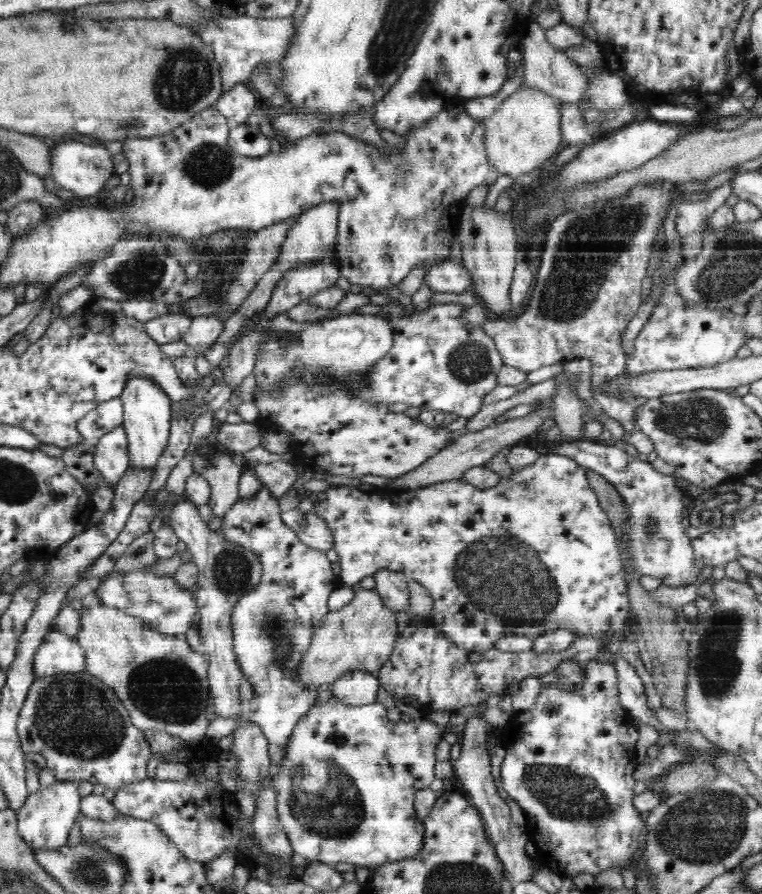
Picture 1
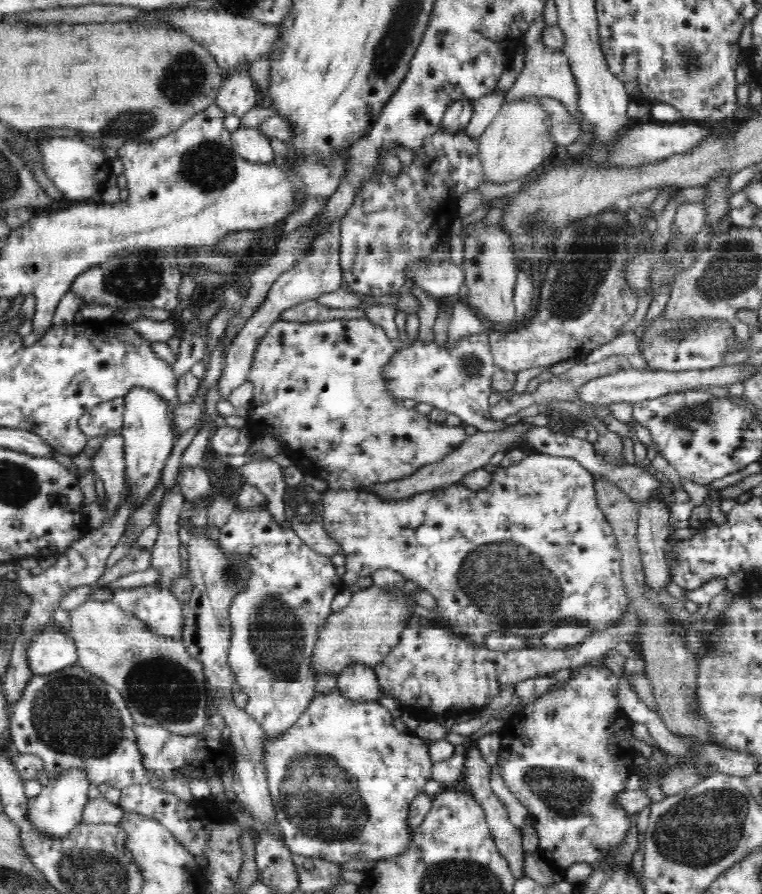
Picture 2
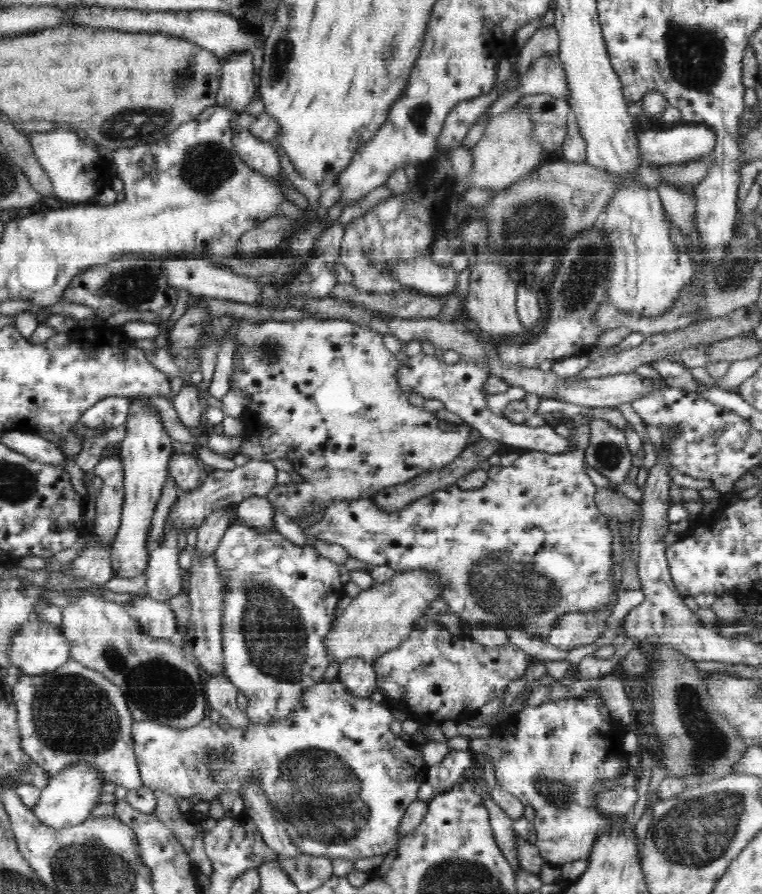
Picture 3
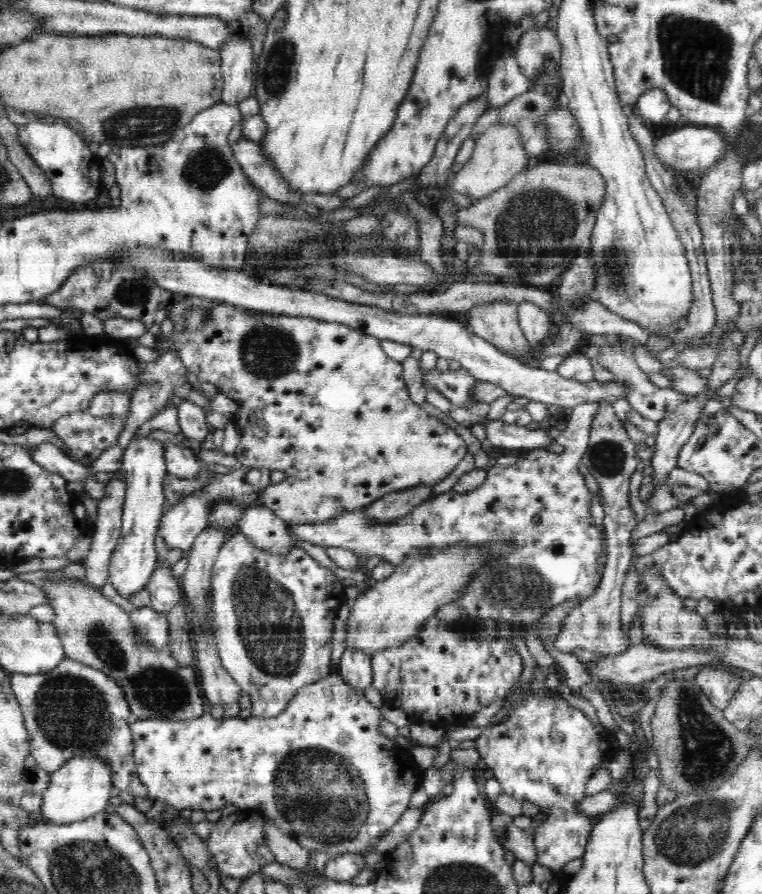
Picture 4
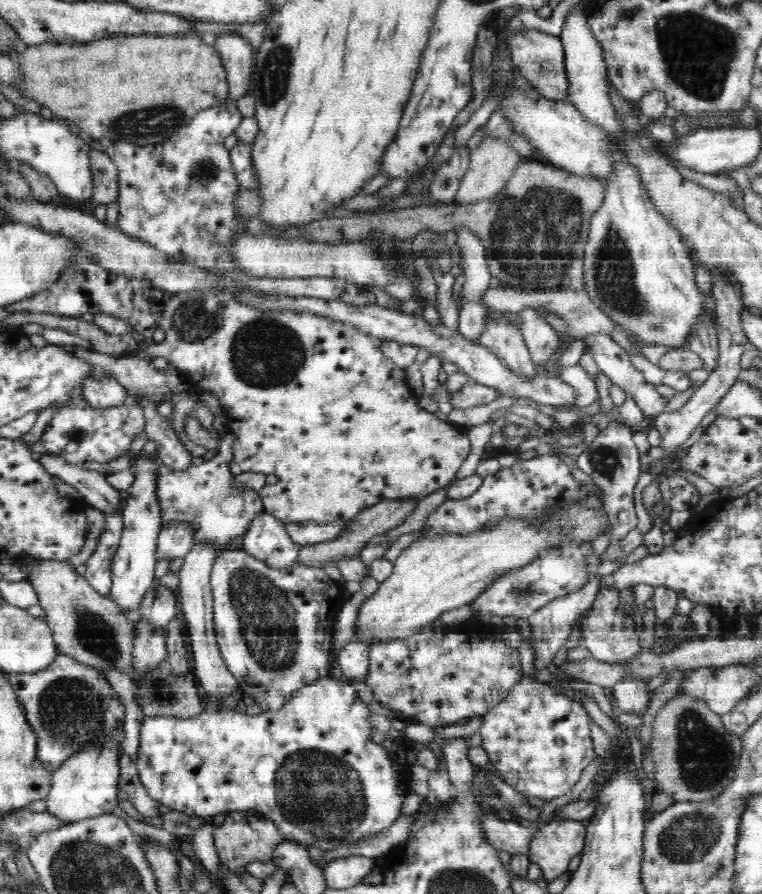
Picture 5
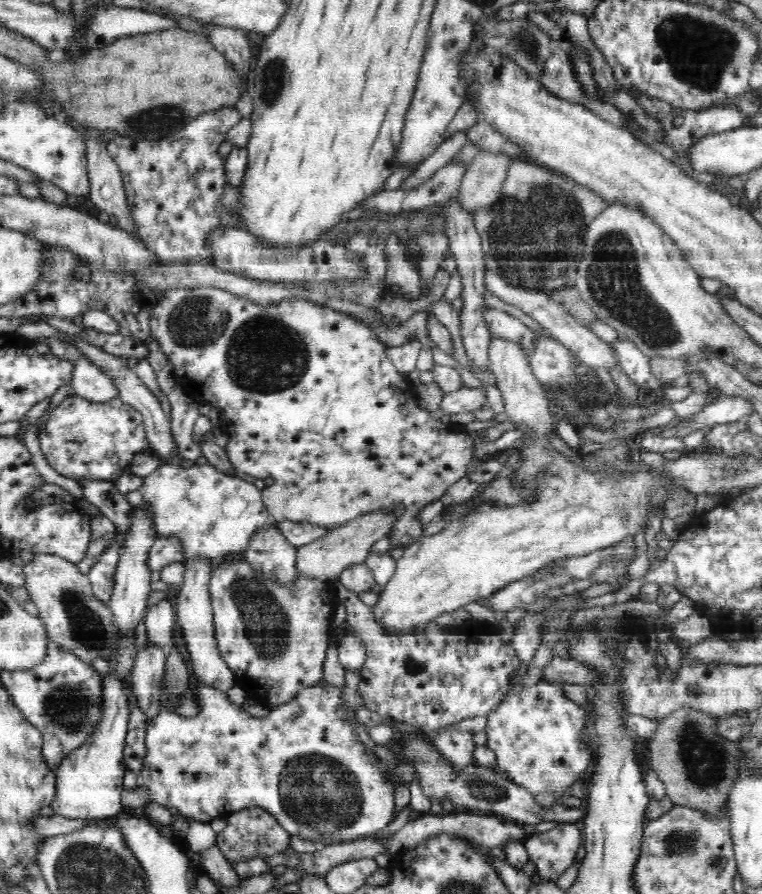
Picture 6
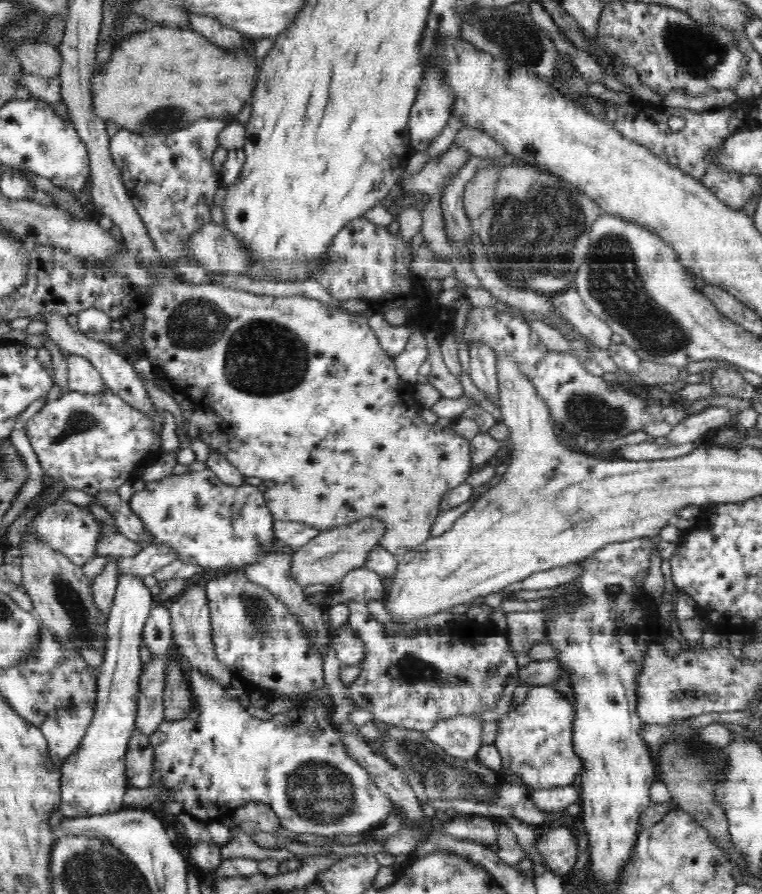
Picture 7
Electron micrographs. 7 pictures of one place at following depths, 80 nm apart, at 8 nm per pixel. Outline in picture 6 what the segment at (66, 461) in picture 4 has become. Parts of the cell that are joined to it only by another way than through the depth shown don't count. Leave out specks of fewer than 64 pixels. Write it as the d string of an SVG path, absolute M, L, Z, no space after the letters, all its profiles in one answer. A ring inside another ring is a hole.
M90 481L81 485L83 499L98 507L99 512L109 518L120 534L127 533L131 525L132 504L128 502L116 486L106 482Z

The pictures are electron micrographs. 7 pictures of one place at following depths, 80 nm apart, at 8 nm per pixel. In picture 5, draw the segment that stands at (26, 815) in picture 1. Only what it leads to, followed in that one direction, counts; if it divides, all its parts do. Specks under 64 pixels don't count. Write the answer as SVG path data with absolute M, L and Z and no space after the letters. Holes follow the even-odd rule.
M115 736L108 738L106 743L96 750L83 751L66 758L60 768L52 773L53 785L50 787L49 796L46 797L48 808L45 812L64 823L96 818L102 814L112 814L119 804L116 797L120 789L119 748Z

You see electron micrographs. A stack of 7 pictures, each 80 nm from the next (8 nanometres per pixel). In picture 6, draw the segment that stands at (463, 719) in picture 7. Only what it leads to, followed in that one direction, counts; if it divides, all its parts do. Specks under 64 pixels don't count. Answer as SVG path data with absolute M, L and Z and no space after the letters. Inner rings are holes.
M440 729L433 738L432 742L451 766L457 766L455 770L462 770L466 766L473 764L473 753L476 750L474 743L474 734L470 732L446 732L446 729Z

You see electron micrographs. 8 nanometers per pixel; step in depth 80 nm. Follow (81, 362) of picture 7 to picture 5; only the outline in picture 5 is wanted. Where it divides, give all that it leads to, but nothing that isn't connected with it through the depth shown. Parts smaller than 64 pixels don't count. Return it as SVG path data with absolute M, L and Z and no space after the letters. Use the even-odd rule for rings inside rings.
M88 376L82 382L82 397L92 407L122 406L128 397L127 390L114 378Z

